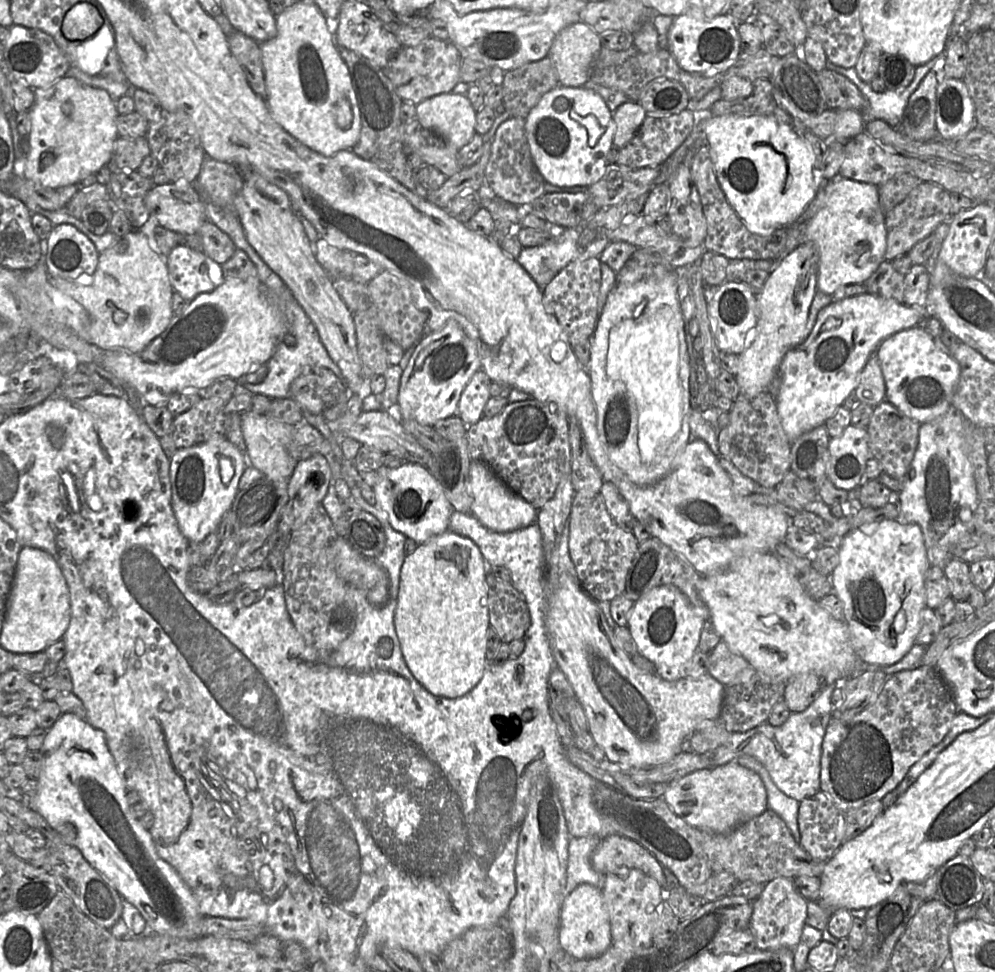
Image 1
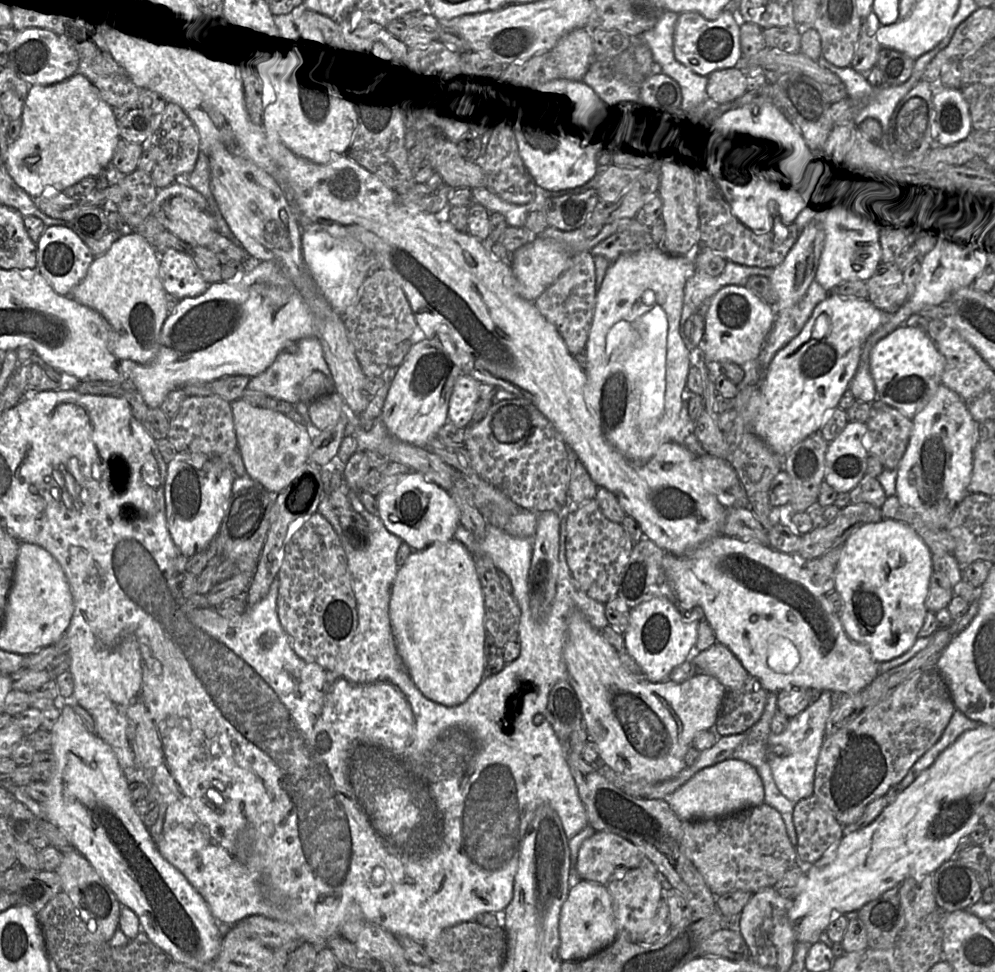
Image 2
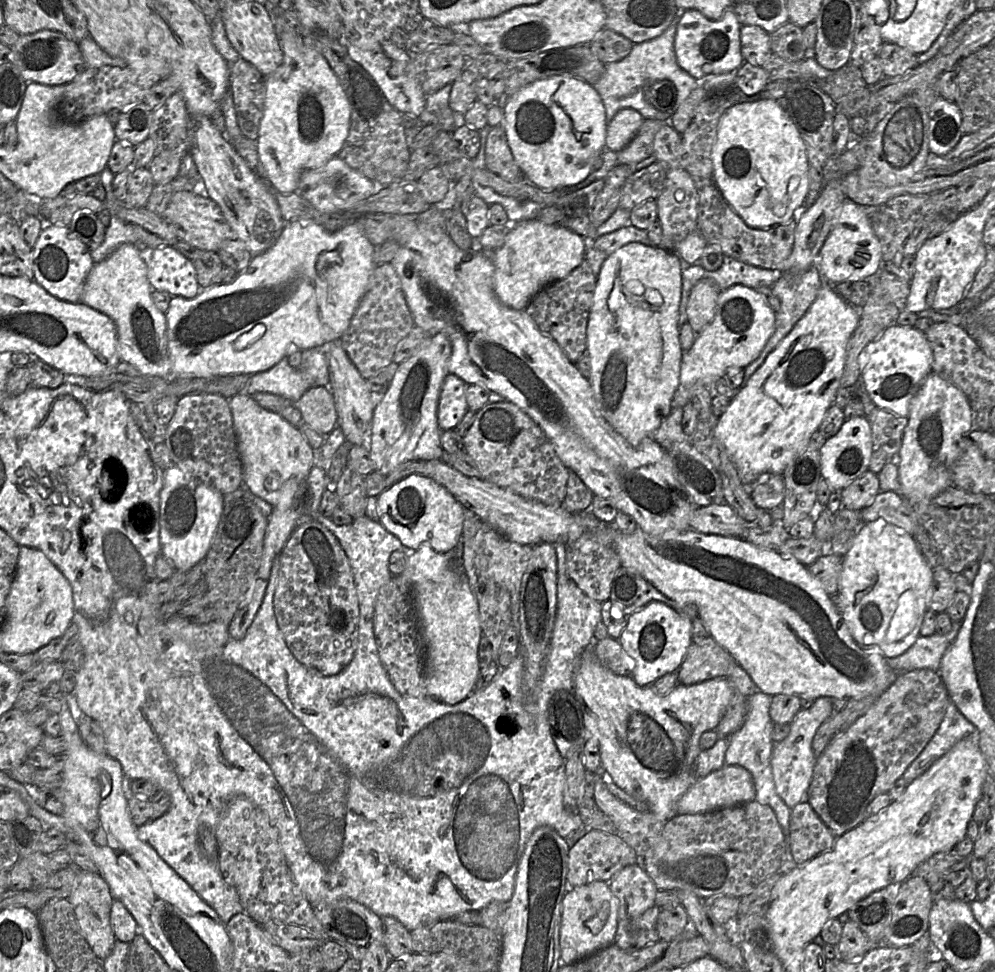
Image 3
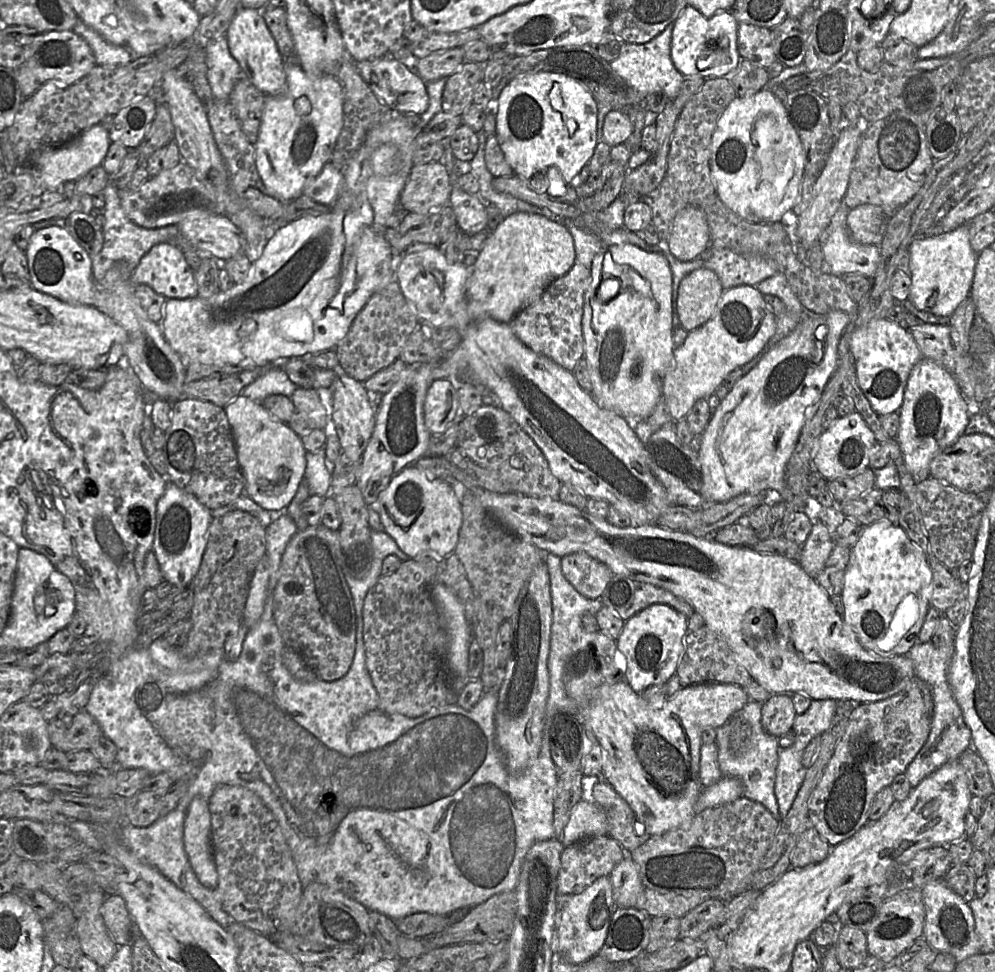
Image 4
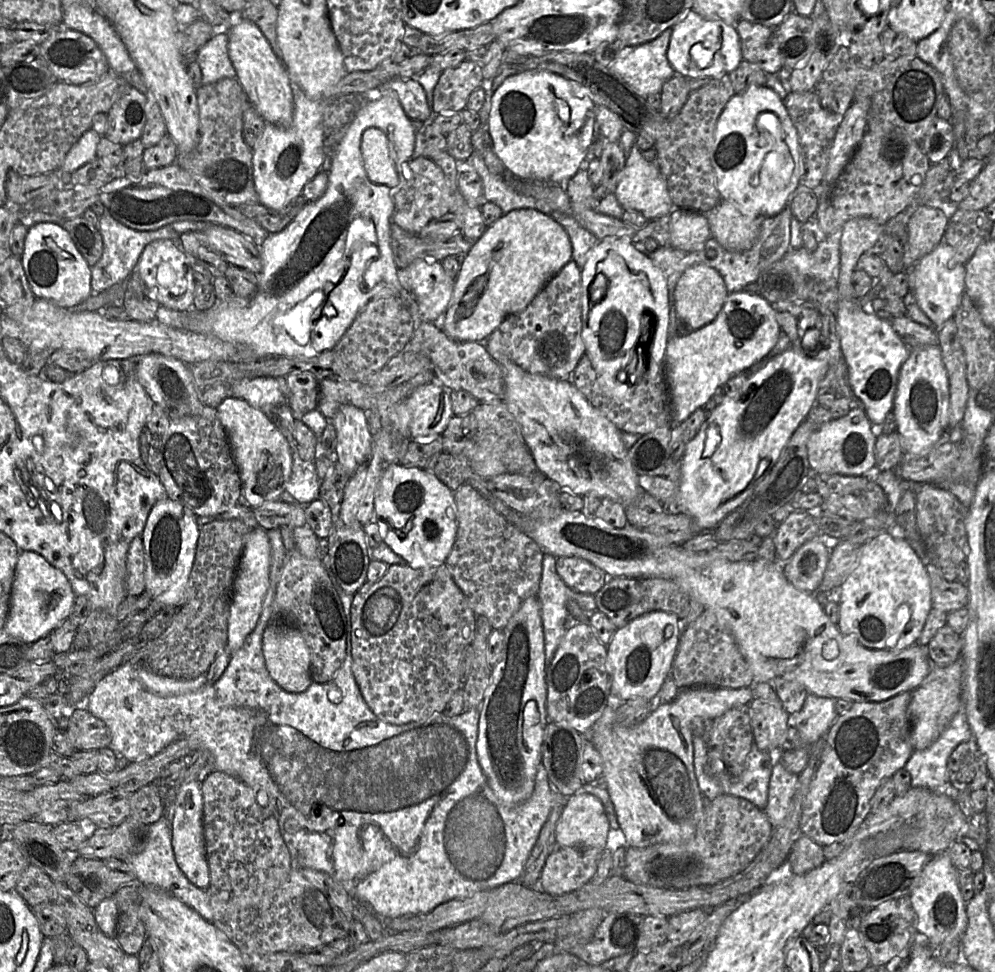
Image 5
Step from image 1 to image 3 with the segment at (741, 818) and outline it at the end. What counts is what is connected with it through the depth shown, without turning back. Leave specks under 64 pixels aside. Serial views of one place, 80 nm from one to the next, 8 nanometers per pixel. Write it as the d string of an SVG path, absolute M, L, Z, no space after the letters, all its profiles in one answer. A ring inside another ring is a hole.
M724 764L720 769L697 779L681 796L678 814L697 814L733 807L755 800L755 787L748 770Z

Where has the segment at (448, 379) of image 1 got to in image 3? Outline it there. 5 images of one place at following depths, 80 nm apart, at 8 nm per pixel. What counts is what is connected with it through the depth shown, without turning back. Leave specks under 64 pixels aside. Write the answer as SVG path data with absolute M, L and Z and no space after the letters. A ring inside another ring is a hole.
M447 334L426 337L418 351L398 366L388 390L375 408L367 445L375 471L387 472L412 460L442 460L437 409L448 372L452 344Z

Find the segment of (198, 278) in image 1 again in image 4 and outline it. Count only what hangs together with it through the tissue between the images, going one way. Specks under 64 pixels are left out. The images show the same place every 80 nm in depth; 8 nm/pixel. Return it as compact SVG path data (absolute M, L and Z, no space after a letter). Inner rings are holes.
M174 243L154 245L129 276L133 285L146 284L166 299L197 296L195 272Z

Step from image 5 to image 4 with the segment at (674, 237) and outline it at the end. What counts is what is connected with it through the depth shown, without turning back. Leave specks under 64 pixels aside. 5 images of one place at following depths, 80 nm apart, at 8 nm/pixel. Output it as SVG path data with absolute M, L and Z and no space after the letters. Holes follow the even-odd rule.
M687 206L675 216L668 242L668 250L679 260L691 261L703 253L711 241L704 211Z

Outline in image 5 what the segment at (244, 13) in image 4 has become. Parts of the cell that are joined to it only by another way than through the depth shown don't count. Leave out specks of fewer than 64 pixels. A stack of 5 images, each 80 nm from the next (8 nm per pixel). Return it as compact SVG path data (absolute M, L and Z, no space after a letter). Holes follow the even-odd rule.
M234 17L234 24L227 34L229 57L248 102L255 107L266 123L288 124L292 119L294 106L292 81L262 31L253 22Z

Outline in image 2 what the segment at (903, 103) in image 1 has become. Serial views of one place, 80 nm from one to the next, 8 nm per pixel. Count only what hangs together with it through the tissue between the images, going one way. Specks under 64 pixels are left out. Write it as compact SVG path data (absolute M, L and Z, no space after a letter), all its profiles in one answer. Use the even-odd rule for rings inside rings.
M947 33L946 37L934 49L927 54L925 53L925 55L914 64L911 77L905 83L898 86L885 86L883 82L882 87L872 87L867 79L862 74L856 72L852 67L836 67L826 61L822 56L818 59L818 61L825 67L823 69L836 73L845 85L849 97L851 97L855 102L862 103L862 108L853 120L854 124L857 126L867 119L874 119L880 123L884 130L888 128L890 117L898 103L922 79L923 73L928 64L940 50L948 45L951 36L952 33Z

